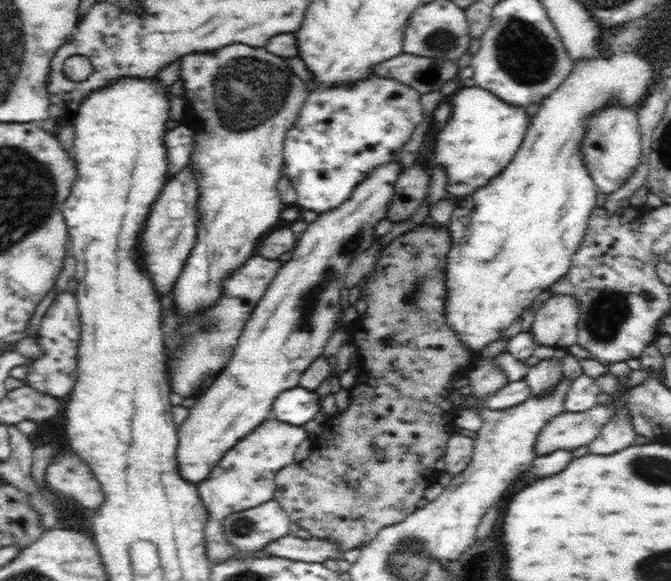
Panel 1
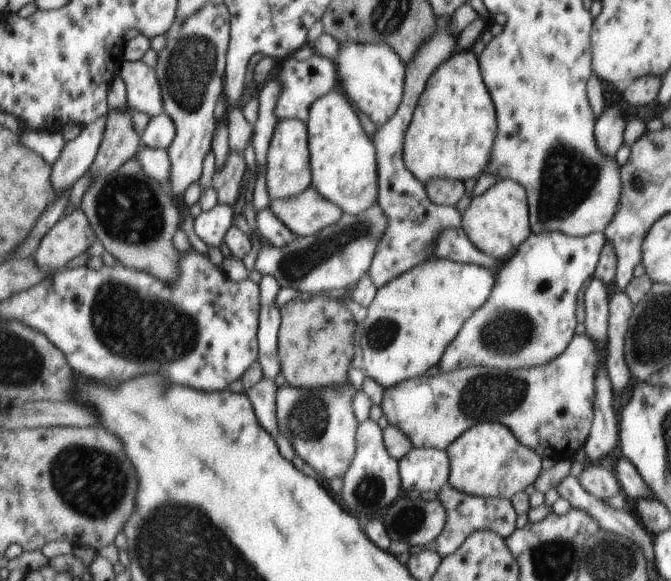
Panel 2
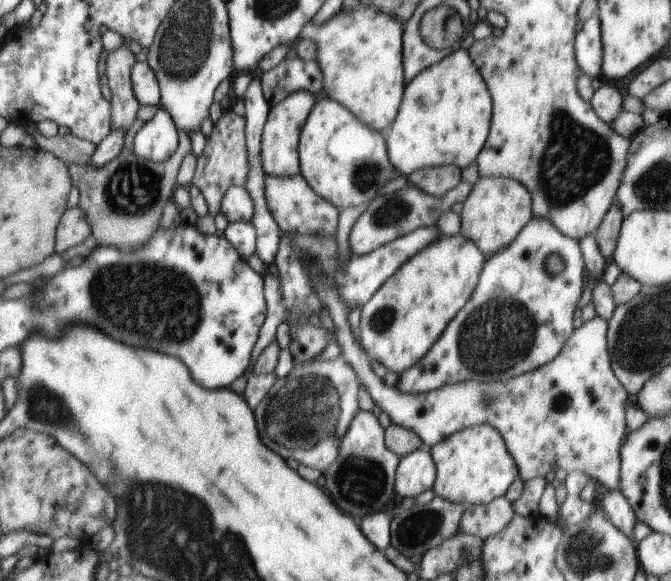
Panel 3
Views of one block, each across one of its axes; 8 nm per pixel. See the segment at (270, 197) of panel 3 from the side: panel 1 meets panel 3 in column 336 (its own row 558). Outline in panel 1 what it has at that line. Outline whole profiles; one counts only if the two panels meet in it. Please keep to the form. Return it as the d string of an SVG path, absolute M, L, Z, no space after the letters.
M271 417L246 437L241 438L220 458L217 465L212 467L209 477L199 482L198 494L209 513L204 531L206 553L212 564L228 561L242 554L224 539L224 527L222 527L224 520L232 514L272 500L276 492L276 473L285 466L295 463L294 454L306 438L306 430L302 426L289 425L287 422Z

